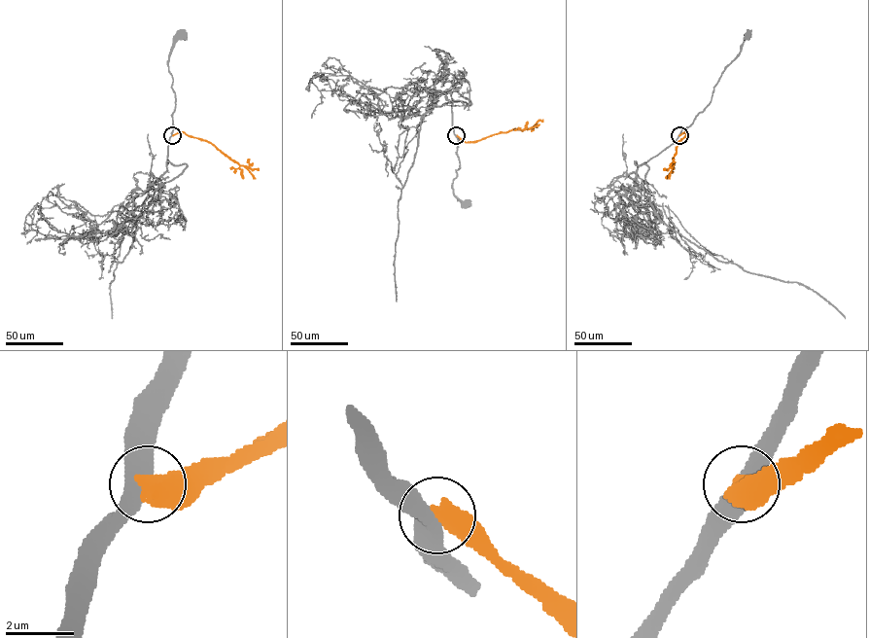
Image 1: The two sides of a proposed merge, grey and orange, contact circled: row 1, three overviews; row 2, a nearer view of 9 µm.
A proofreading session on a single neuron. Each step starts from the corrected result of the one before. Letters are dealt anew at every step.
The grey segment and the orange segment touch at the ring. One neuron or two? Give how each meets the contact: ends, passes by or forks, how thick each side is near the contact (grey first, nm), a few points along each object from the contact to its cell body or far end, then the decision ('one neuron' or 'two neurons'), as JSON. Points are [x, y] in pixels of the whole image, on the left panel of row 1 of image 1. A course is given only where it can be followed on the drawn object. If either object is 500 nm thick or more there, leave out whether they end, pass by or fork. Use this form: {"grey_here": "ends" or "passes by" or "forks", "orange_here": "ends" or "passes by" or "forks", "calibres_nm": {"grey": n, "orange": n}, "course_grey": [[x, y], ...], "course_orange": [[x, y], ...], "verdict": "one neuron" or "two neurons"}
{"calibres_nm": {"grey": 500, "orange": 650}, "course_grey": [[172, 135], [175, 96], [168, 55], [181, 34]], "course_orange": [[172, 135], [184, 132], [206, 140], [240, 164], [259, 170]], "verdict": "two neurons"}

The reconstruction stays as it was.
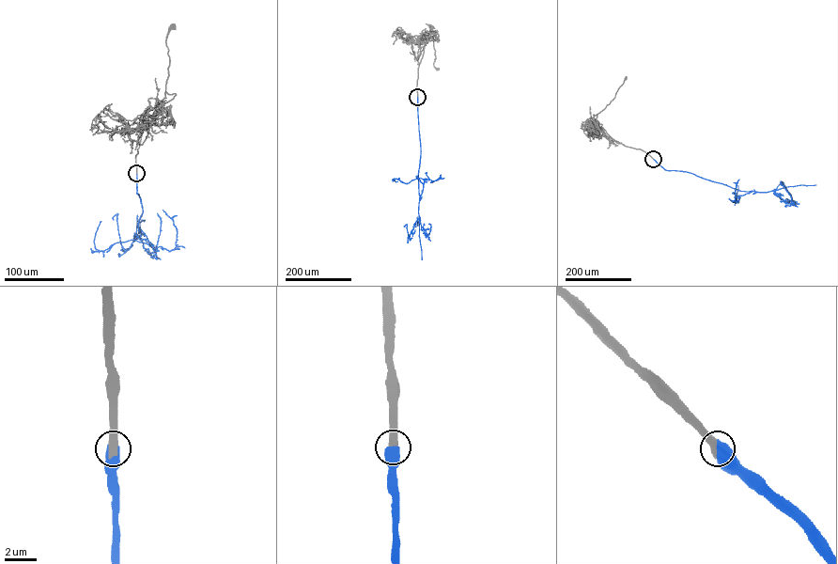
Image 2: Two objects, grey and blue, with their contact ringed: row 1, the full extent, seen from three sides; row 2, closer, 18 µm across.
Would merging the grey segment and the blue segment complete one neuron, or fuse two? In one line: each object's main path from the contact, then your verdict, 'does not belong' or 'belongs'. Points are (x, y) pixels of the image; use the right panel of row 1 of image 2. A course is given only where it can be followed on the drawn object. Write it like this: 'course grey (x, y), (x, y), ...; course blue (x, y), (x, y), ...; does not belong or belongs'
course grey (653, 159), (642, 149), (616, 143), (602, 133), (594, 121), (595, 116), (614, 98), (626, 78); course blue (654, 159), (666, 170), (690, 173), (740, 191), (773, 191), (784, 202), (792, 205), (791, 196), (780, 181); belongs

